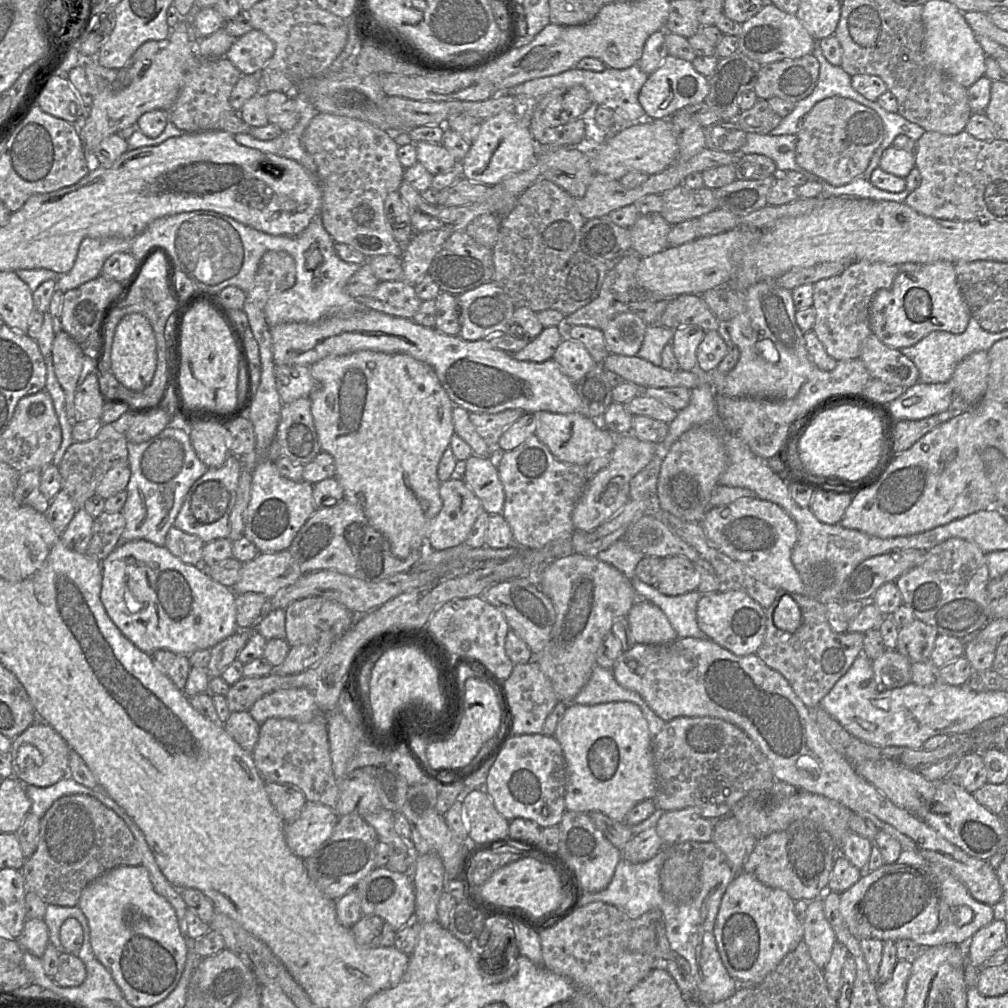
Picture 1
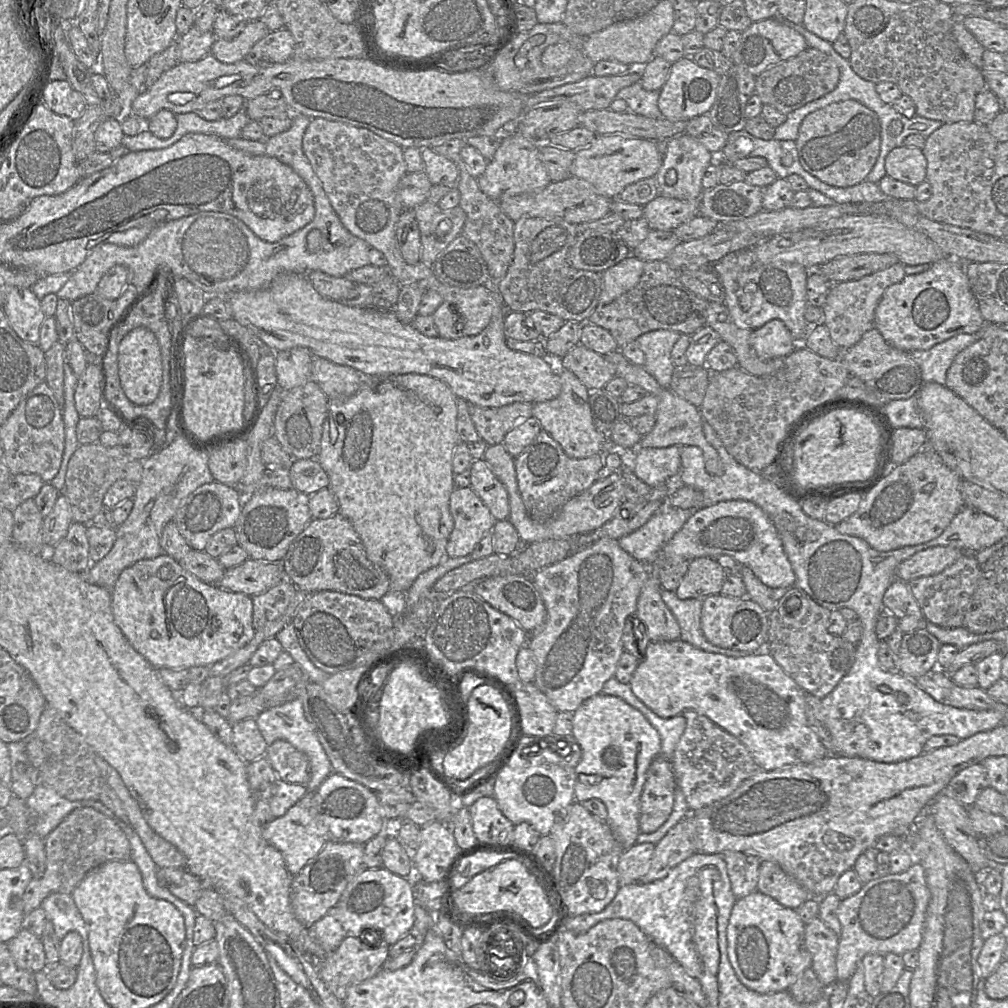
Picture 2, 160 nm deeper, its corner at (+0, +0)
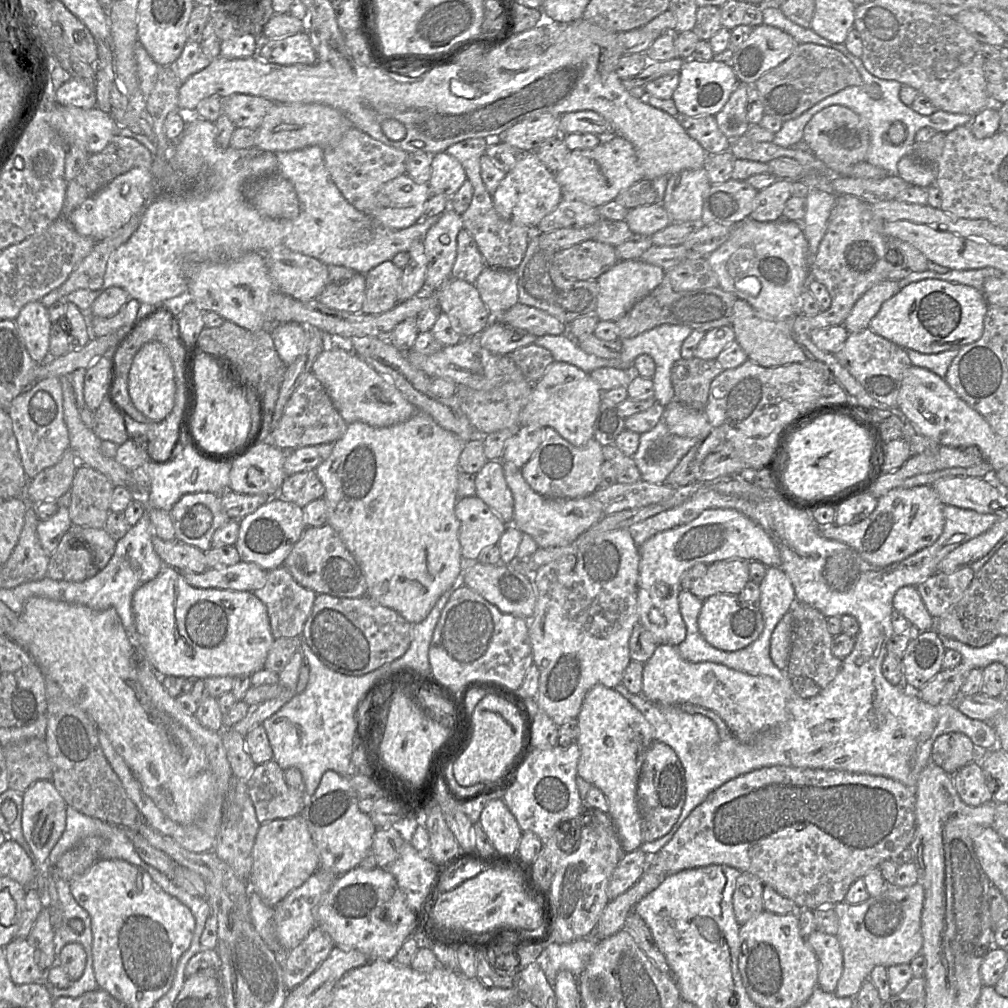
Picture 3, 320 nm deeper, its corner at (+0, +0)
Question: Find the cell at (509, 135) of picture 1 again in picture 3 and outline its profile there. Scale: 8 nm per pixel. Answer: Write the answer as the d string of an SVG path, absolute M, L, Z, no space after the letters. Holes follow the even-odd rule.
M526 152L524 158L506 173L492 195L494 208L500 217L530 229L536 229L539 222L555 210L562 198L563 190L555 173L547 169L535 152Z

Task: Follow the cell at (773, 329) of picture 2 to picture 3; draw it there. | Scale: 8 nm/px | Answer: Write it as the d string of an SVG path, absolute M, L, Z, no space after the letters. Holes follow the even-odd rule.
M850 195L836 197L827 231L811 266L811 279L826 287L831 306L816 316L797 314L789 319L795 333L810 336L815 329L843 325L858 299L874 285L888 279L893 265L886 259L888 238L884 234L884 223L873 215L871 204L862 199Z

